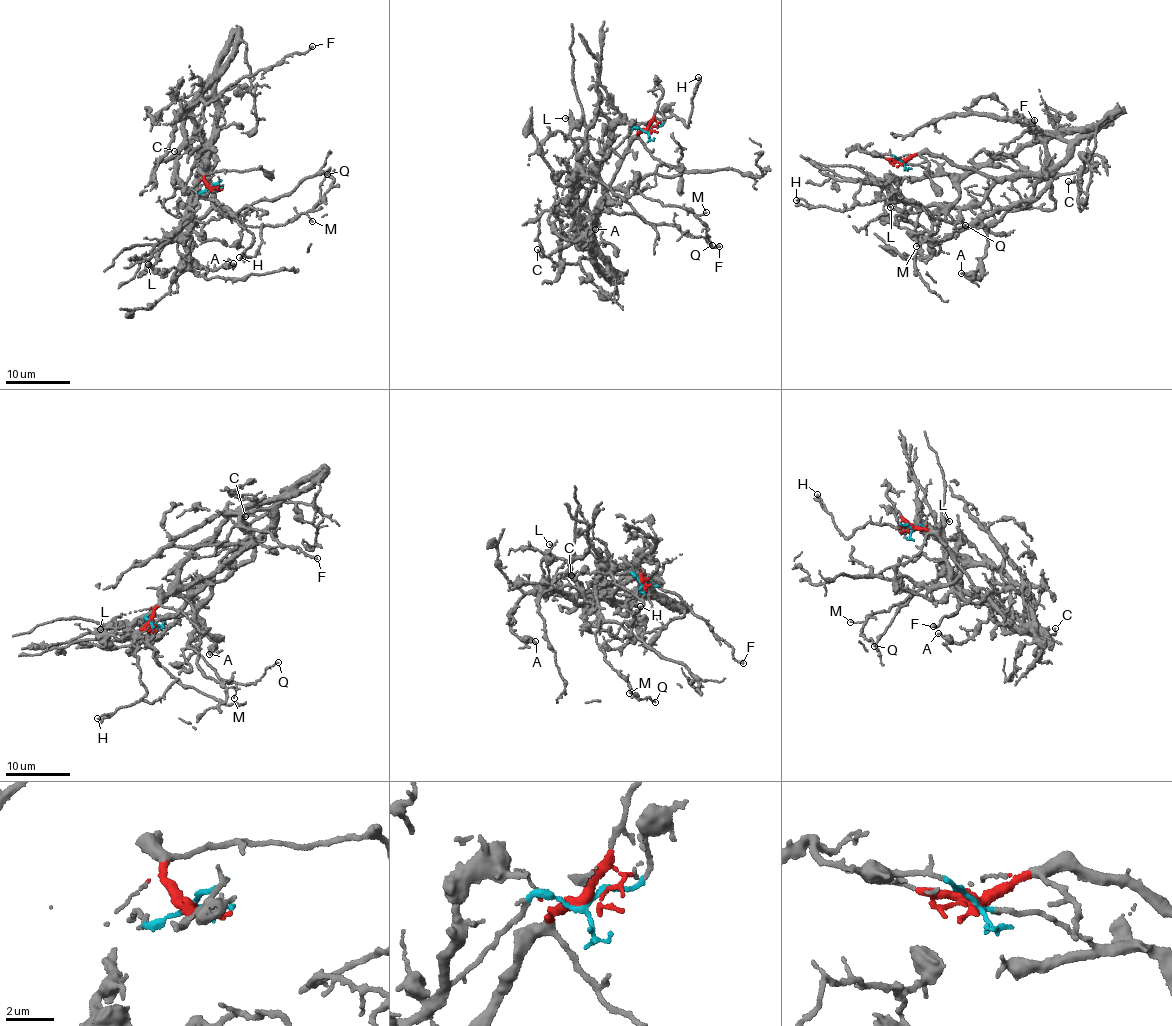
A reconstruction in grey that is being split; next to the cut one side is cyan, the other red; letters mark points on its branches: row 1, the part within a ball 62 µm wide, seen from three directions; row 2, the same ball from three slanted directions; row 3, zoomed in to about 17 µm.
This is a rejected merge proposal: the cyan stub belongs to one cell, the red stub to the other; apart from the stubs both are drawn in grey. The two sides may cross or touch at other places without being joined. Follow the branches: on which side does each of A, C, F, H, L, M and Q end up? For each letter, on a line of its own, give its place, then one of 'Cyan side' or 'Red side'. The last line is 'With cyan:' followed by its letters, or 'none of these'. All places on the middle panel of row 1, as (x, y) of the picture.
A: Place: (595, 229). Red side
C: Place: (537, 249). Red side
F: Place: (719, 246). Cyan side
H: Place: (698, 77). Cyan side
L: Place: (565, 118). Cyan side
M: Place: (706, 212). Cyan side
Q: Place: (712, 245). Cyan side
With cyan: F, H, L, M, Q

